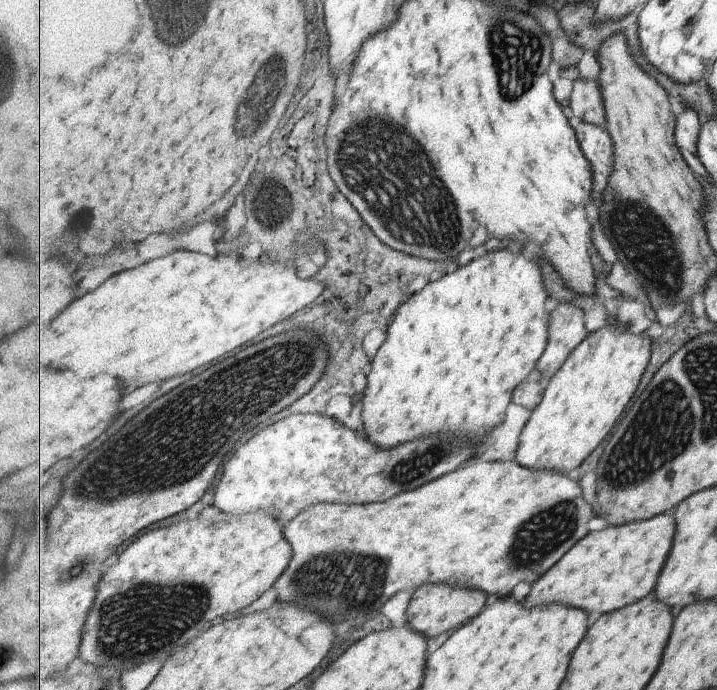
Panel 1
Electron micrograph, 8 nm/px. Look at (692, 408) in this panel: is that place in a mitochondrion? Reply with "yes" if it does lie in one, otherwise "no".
yes

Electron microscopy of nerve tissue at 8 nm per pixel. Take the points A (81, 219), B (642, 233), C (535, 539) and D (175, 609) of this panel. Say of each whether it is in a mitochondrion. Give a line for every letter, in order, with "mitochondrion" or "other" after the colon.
A: other
B: mitochondrion
C: mitochondrion
D: mitochondrion

